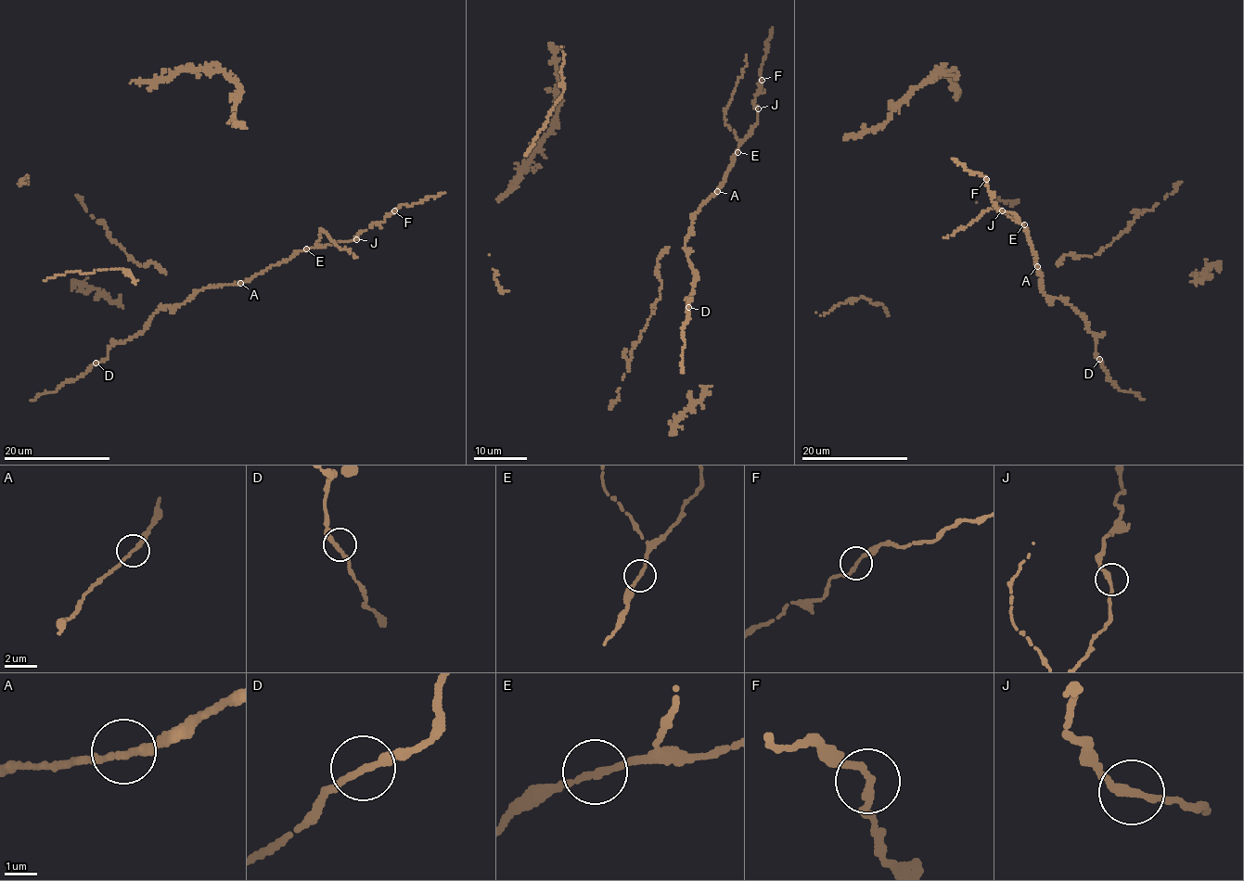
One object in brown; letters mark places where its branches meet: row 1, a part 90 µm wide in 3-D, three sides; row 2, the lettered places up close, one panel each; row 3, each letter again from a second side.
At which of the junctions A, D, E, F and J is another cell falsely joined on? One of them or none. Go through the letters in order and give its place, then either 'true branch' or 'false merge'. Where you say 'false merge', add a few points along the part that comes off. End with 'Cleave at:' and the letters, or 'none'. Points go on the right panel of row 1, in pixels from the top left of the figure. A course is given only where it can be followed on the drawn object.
A: place (1037, 266); true branch
D: place (1099, 359); true branch
E: place (1024, 224); true branch
F: place (986, 179); true branch
J: place (1002, 210); true branch
Cleave at: none

